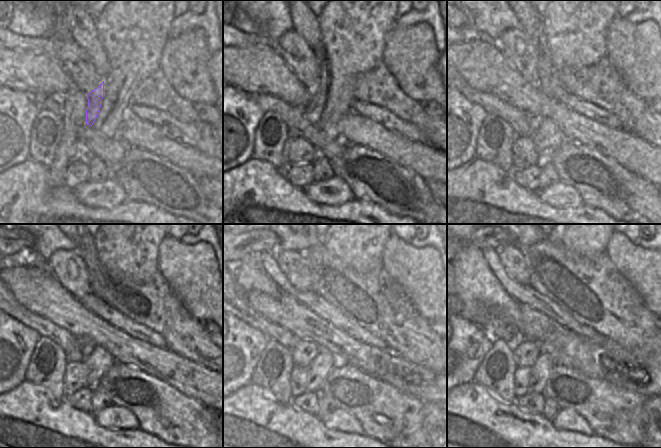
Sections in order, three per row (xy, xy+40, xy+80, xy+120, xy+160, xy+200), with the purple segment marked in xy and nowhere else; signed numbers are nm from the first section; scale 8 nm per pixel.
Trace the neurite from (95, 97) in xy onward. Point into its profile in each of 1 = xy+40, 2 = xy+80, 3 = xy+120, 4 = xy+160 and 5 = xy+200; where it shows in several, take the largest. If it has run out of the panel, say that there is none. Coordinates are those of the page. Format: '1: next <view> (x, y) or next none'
1: next xy+40 (312, 112)
2: next xy+80 (546, 77)
3: next xy+120 (87, 249)
4: next xy+160 (303, 352)
5: next xy+200 (526, 352)

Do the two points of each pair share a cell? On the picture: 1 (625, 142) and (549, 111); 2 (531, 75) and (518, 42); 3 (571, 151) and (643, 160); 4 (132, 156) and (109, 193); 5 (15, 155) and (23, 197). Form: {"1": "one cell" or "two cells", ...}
{"1": "one cell", "2": "one cell", "3": "two cells", "4": "two cells", "5": "two cells"}

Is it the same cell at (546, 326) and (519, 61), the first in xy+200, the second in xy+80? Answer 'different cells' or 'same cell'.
different cells

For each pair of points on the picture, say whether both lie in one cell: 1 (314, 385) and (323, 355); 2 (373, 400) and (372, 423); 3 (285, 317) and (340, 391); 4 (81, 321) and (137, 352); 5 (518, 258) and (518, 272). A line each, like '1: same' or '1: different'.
1: same
2: same
3: different
4: same
5: same

